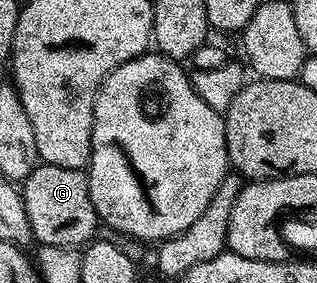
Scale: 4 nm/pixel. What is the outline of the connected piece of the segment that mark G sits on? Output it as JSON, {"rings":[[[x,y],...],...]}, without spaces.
{"rings":[[[52,163],[37,165],[33,173],[23,180],[21,194],[25,217],[29,219],[31,237],[36,244],[83,249],[96,238],[95,230],[101,227],[99,215],[89,197],[87,176],[80,168]]]}

